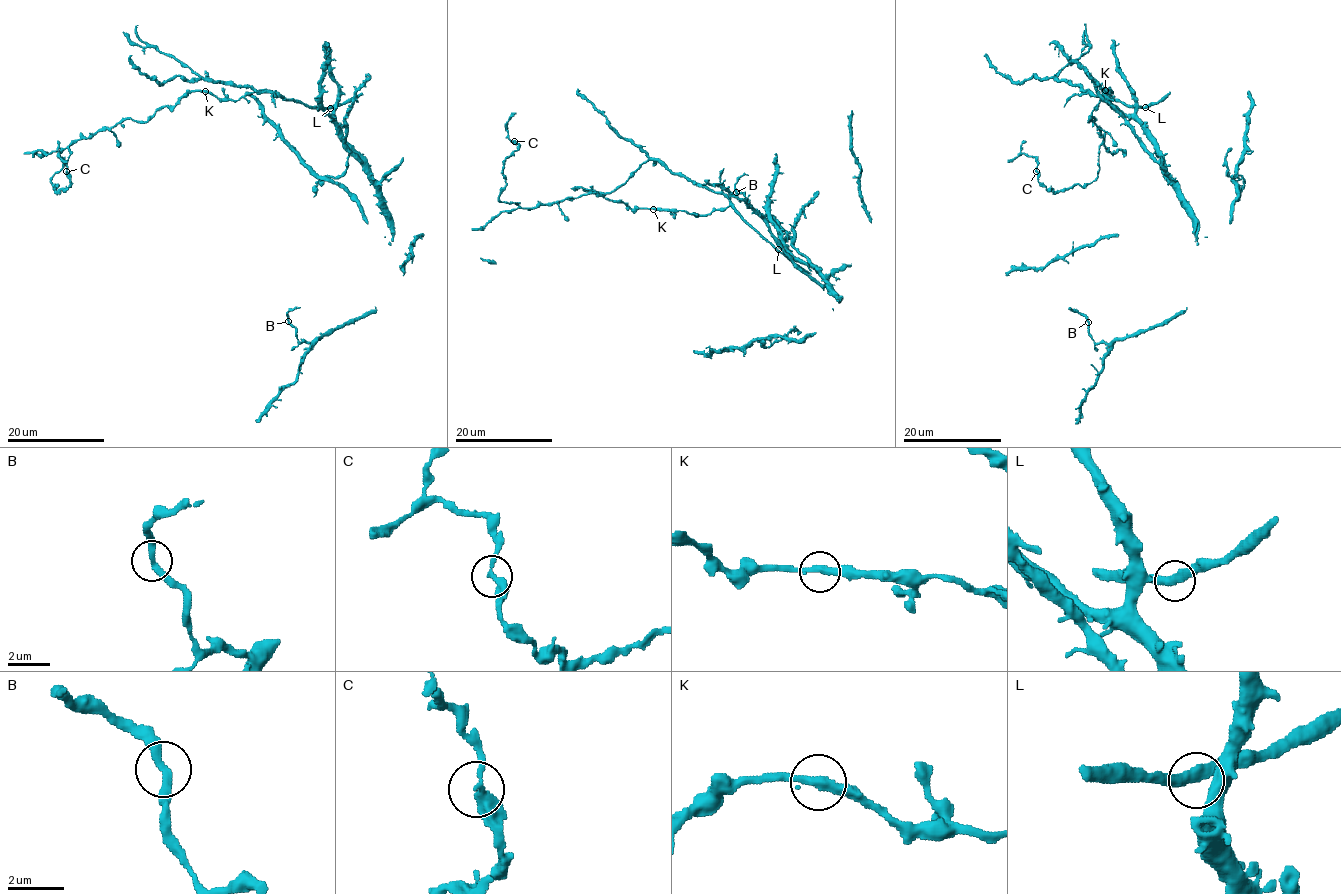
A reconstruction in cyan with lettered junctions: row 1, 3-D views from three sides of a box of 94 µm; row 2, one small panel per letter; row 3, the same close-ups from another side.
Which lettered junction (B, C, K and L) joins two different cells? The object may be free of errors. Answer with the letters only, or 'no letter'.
no letter

